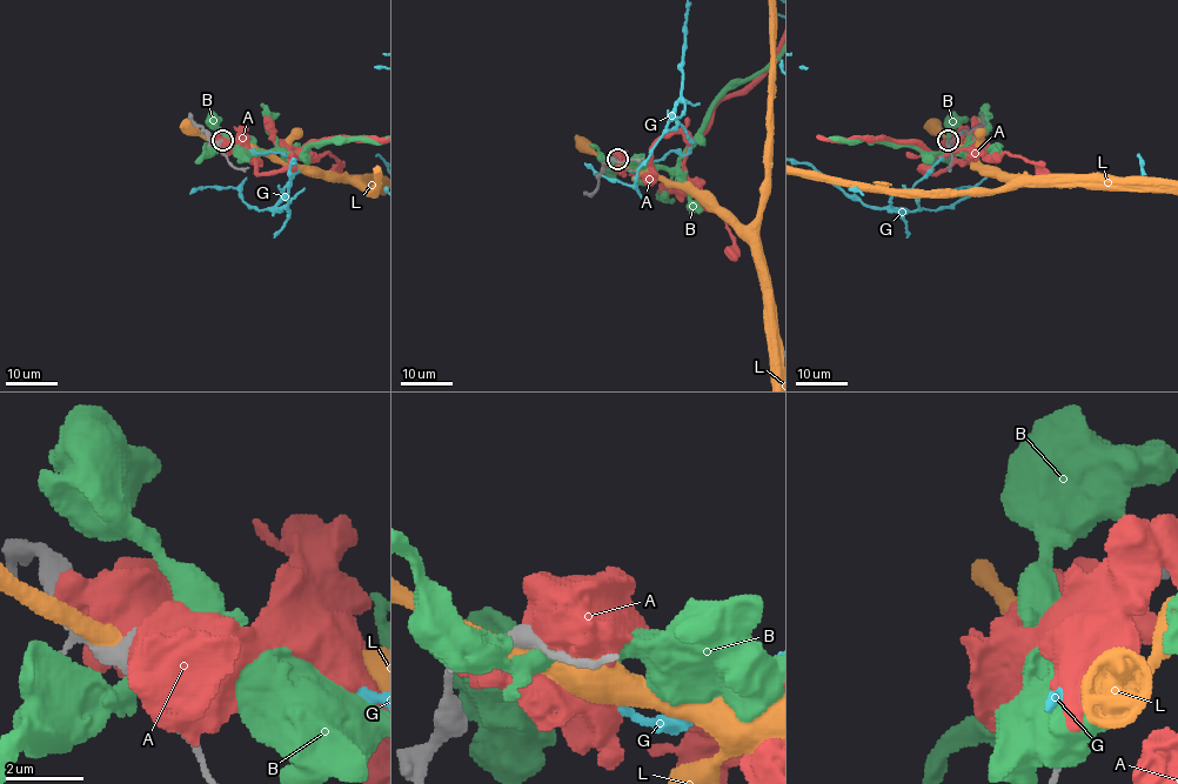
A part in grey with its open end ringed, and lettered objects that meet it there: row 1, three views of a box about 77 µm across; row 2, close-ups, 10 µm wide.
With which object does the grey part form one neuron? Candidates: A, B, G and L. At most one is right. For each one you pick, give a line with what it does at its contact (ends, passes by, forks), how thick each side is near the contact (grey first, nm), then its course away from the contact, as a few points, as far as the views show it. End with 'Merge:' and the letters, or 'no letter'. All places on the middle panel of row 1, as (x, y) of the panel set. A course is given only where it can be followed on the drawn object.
G: It ends there. Thickness 280 nm (grey) against 160 nm
Merge: G

